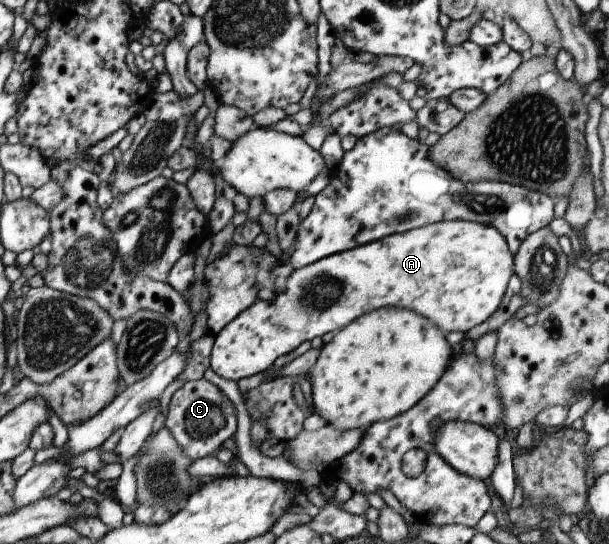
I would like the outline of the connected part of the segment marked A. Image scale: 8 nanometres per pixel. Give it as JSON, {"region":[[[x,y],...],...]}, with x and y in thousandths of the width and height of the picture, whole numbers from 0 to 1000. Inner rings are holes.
{"region":[[[749,404],[716,408],[673,421],[667,428],[631,434],[627,439],[525,474],[509,487],[479,494],[466,535],[455,537],[443,551],[422,550],[350,616],[343,673],[363,695],[389,702],[443,678],[452,660],[486,642],[493,631],[525,621],[539,608],[560,607],[581,583],[591,583],[624,564],[673,568],[713,594],[722,608],[752,608],[764,614],[814,572],[841,504],[842,469],[819,425],[805,415]]]}

